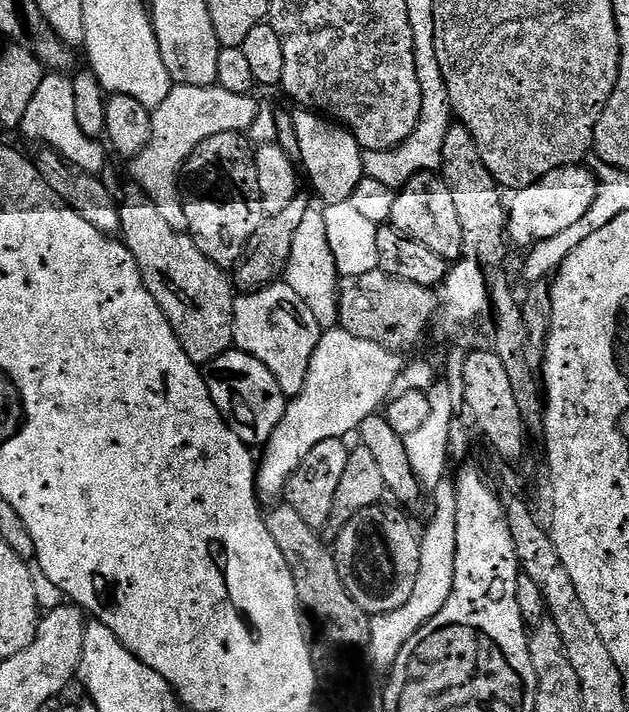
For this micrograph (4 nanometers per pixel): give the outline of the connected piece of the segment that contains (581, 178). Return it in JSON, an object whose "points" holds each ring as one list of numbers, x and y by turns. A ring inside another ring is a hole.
{"points":[[573,166,570,168,559,168,534,182,525,188,515,189,516,196,507,205,508,231,507,239,513,245,517,244,521,250,527,250,537,240,549,240,554,234,562,234,562,230,574,226,586,210,594,204,596,197,597,179,591,171,588,172,584,166]]}

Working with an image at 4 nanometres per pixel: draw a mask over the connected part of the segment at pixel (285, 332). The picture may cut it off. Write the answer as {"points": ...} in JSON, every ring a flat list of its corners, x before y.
{"points":[[285,282,259,288,257,292,245,292,234,299,232,339,235,347,258,358,258,362,262,362,262,366,274,374,286,397,300,395,302,386,306,386,310,358,314,358,321,331,310,310]]}

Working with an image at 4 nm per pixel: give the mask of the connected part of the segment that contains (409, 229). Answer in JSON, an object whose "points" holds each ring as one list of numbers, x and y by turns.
{"points":[[436,172,418,173,396,192,390,224,403,236,410,237,414,242,422,242,422,246,430,246,434,254,446,261,461,259,464,252,462,225,458,223,454,197,450,195,446,182]]}

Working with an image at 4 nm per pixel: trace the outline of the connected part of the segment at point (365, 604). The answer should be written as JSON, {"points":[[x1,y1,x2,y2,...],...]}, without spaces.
{"points":[[381,502,356,512,335,537,338,574,342,574,342,582,350,598,354,598,354,602,358,602,369,617,406,606,406,602,410,602,410,594,414,594,414,582,418,582,420,536,412,529,404,513,407,511,403,507,395,507]]}

